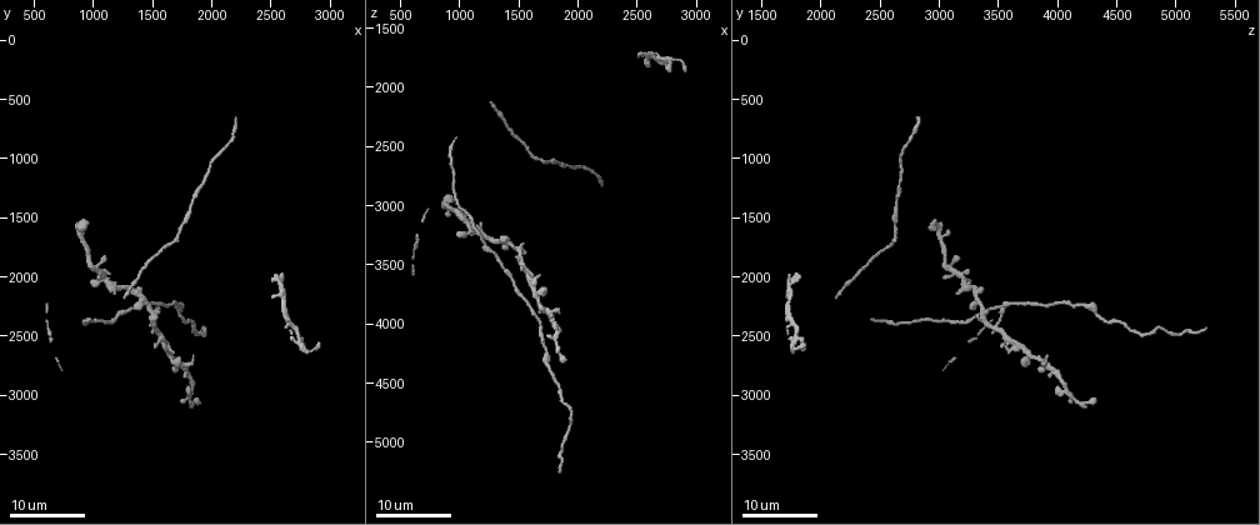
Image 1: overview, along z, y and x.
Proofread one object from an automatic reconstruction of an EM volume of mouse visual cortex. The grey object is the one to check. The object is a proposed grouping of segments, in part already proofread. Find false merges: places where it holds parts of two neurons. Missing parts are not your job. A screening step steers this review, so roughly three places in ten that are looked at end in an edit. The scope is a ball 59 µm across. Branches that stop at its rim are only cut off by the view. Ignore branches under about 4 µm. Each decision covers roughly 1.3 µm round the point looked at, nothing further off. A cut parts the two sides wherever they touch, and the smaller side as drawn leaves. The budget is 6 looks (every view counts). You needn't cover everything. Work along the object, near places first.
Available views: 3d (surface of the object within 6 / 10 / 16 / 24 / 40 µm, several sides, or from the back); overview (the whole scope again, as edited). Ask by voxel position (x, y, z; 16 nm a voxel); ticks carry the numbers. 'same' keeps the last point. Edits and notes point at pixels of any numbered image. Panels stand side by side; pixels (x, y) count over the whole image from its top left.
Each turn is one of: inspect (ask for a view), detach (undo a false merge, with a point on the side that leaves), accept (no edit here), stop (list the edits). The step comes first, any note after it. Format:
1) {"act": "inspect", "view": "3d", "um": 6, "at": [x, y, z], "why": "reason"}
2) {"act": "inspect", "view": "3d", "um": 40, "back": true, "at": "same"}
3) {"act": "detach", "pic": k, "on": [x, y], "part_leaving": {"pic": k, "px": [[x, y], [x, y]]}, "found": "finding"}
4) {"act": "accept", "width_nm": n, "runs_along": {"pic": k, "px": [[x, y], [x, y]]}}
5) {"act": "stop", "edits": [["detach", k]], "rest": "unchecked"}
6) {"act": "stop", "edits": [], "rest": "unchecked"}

{"act": "inspect", "view": "3d", "um": 24, "at": [1420, 2220, 3580]}

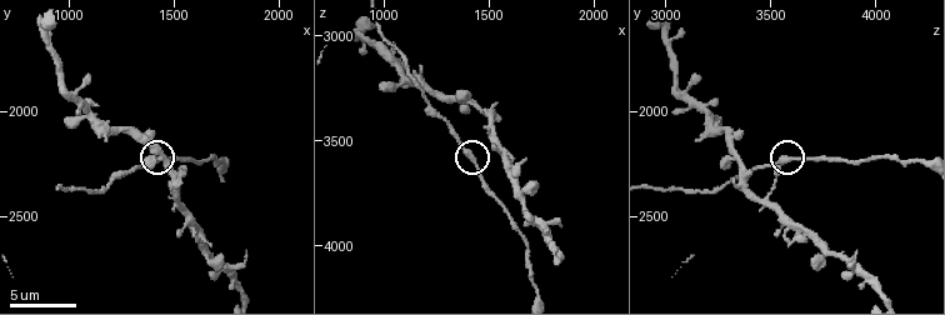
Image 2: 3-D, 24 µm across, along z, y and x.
{"act": "inspect", "view": "3d", "um": 10, "at": [1420, 2240, 3570], "why": "closer look"}

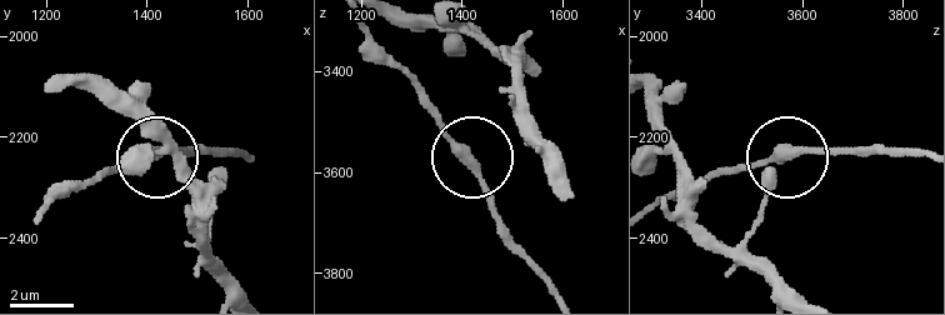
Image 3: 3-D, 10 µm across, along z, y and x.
{"act": "accept", "arms": 3, "runs_along": {"pic": 3, "px": [[651, 210], [715, 173], [785, 156], [766, 175]]}, "found": "one neuron here"}

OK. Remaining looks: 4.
{"act": "inspect", "view": "3d", "um": 16, "at": [1720, 2320, 4320], "why": "thick turns thin"}

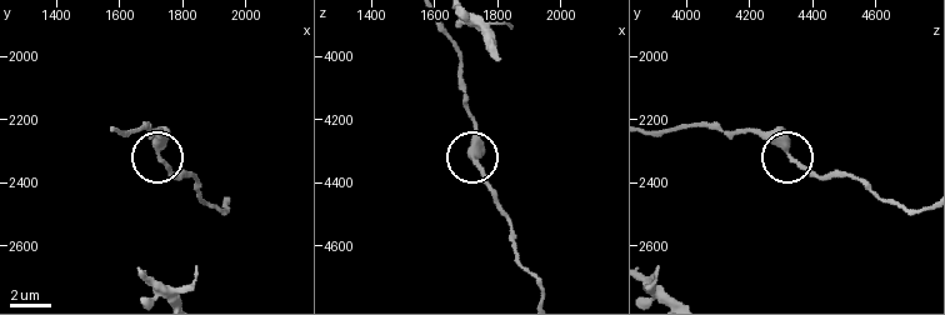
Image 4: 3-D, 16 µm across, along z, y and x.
{"act": "inspect", "view": "3d", "um": 6, "at": [1730, 2330, 4330]}

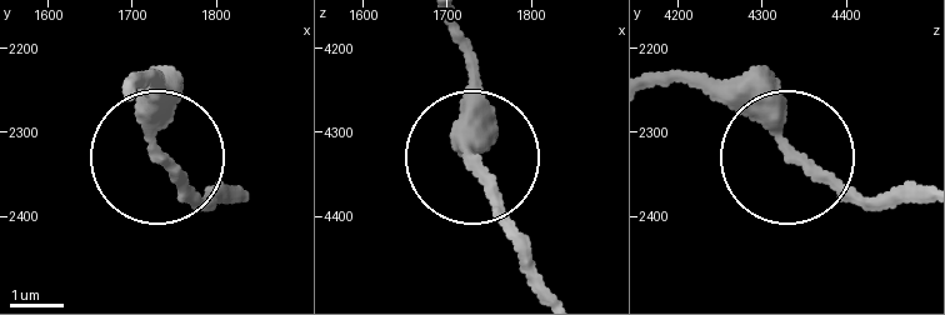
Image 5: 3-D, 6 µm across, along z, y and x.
{"act": "accept", "runs_along": {"pic": 5, "px": [[661, 76], [715, 85], [786, 153], [885, 206]]}, "found": "continuous, no second neuron"}

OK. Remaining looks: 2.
{"act": "inspect", "view": "3d", "um": 6, "at": [1080, 2030, 3220], "why": "four arms meet"}

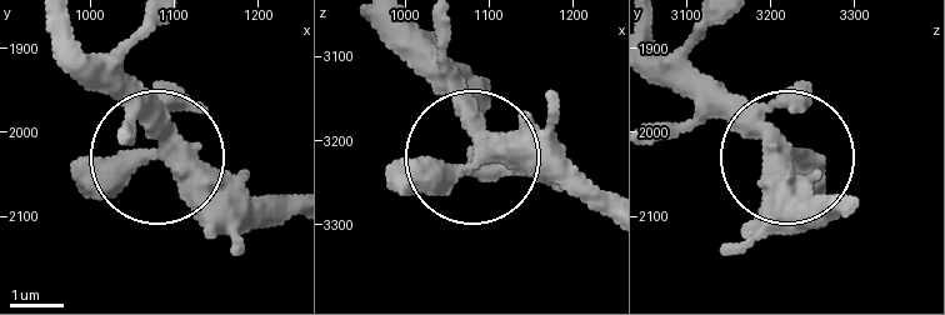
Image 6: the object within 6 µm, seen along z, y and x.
{"act": "inspect", "view": "3d", "um": 6, "back": true, "at": [1090, 2020, 3215], "why": "other side"}

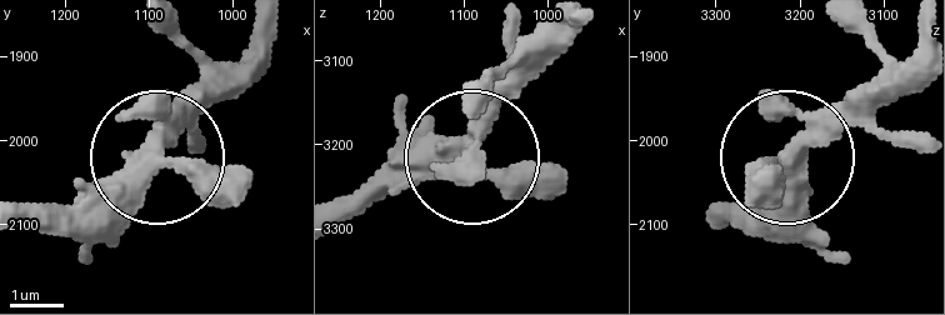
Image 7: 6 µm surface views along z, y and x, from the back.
{"act": "accept", "width_nm": 370, "found": "one neuron here"}

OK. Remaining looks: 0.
{"act": "stop", "edits": [], "rest": "unchecked"}

